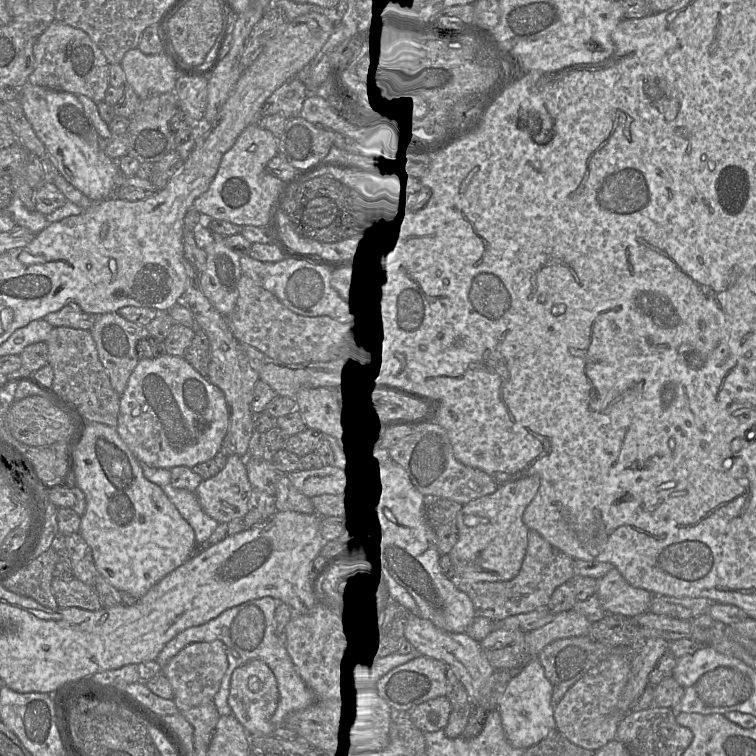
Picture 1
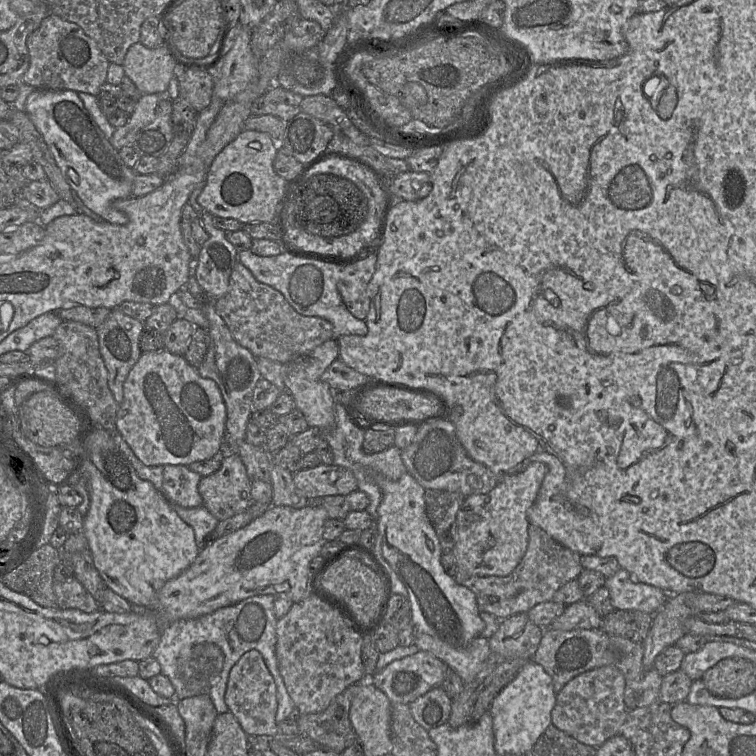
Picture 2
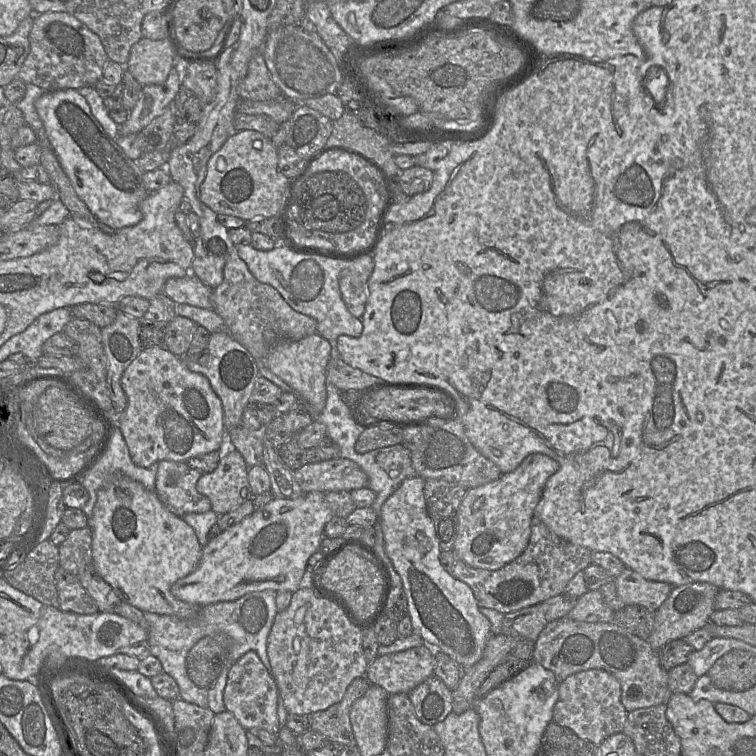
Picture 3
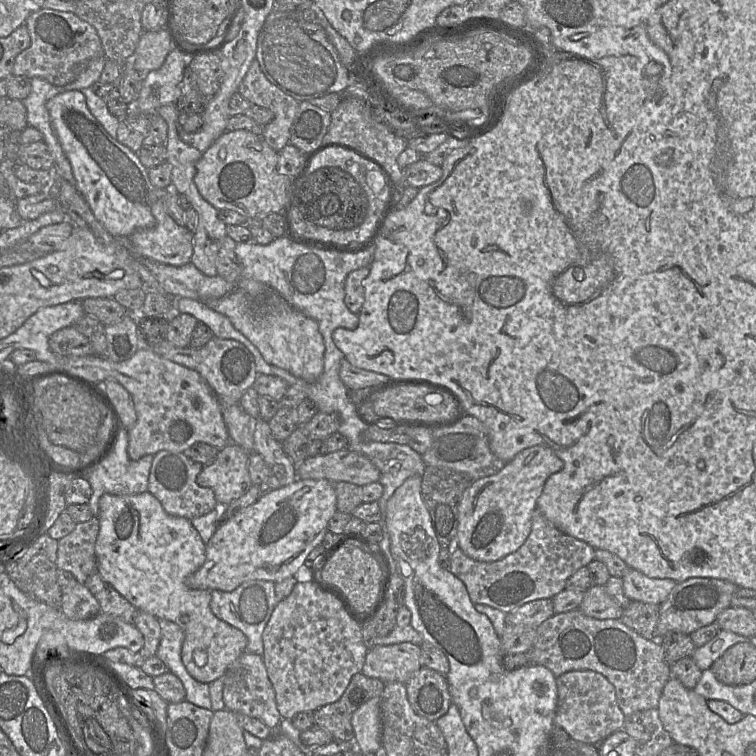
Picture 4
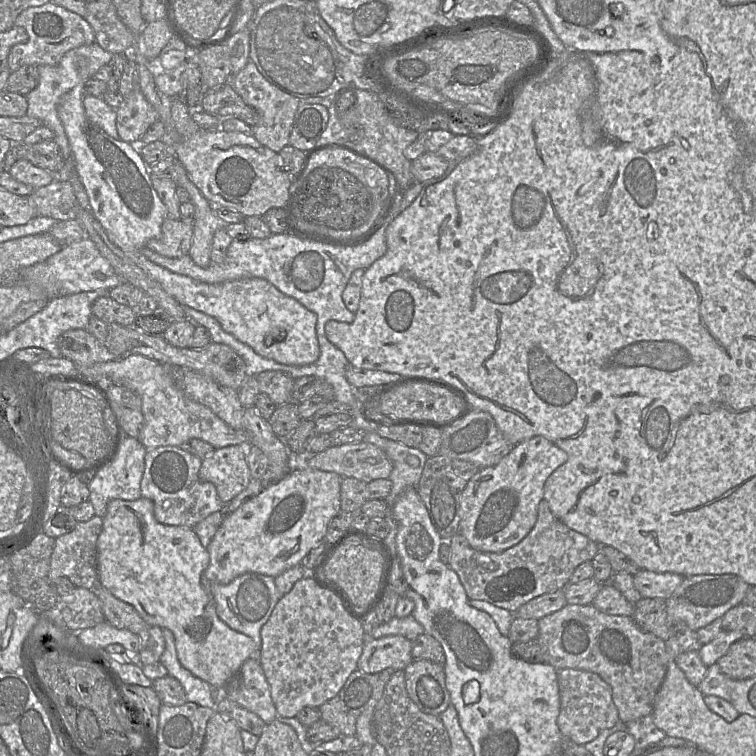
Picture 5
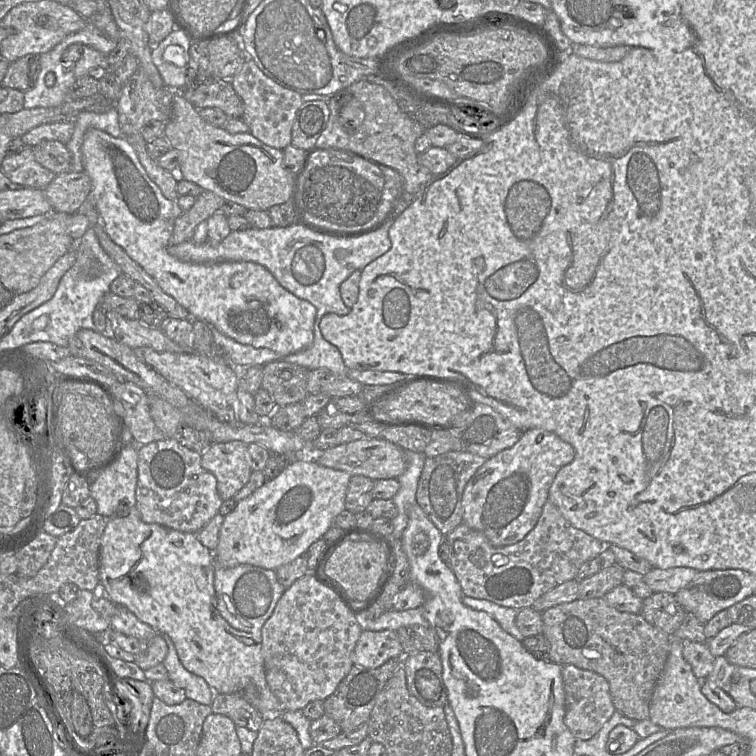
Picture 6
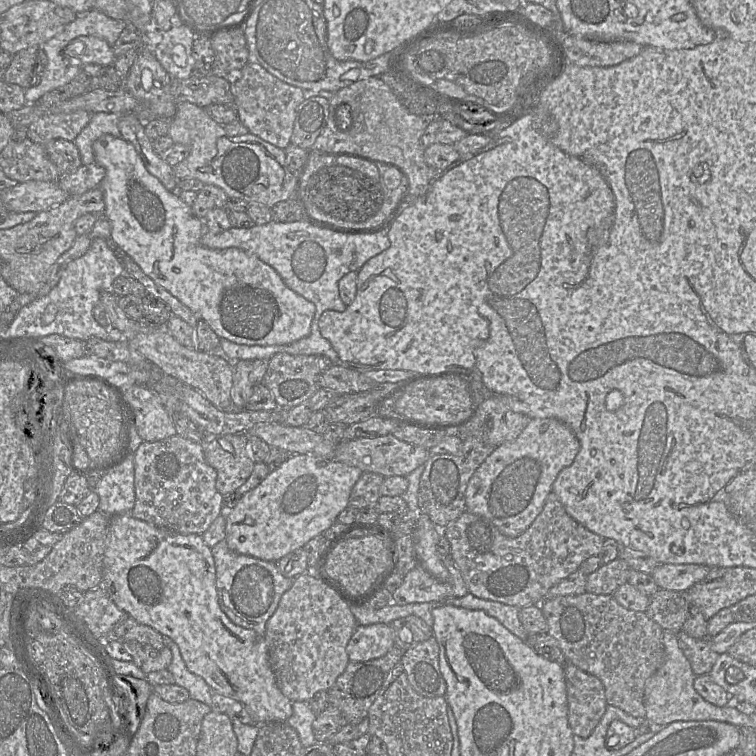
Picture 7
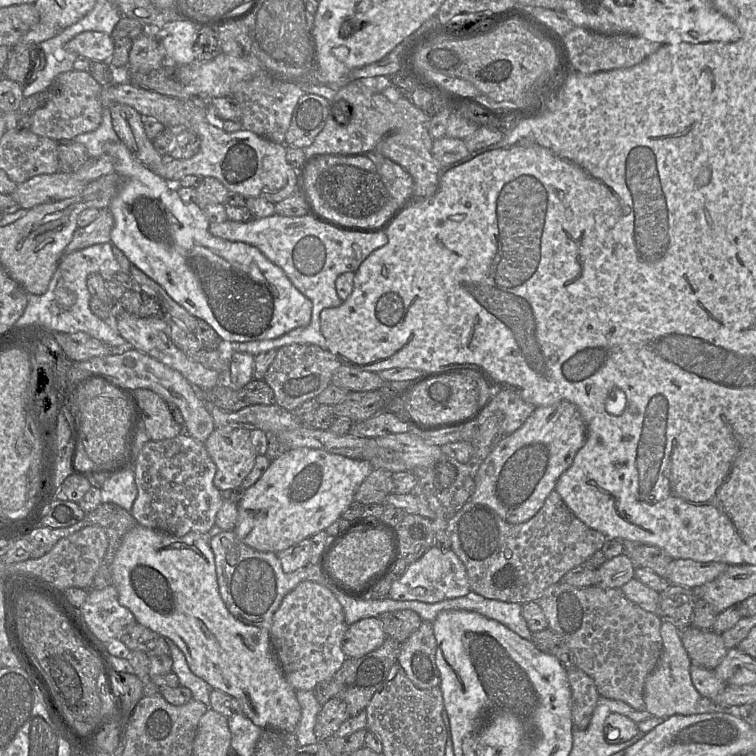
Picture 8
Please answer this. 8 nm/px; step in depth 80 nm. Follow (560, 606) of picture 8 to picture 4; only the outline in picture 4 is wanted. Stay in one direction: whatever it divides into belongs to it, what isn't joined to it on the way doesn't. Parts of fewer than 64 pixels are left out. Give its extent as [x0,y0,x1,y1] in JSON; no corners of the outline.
[533,609,671,717]

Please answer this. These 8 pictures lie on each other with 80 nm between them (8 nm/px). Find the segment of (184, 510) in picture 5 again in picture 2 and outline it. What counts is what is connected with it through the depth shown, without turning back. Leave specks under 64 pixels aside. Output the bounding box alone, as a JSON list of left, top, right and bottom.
[162,465,203,508]

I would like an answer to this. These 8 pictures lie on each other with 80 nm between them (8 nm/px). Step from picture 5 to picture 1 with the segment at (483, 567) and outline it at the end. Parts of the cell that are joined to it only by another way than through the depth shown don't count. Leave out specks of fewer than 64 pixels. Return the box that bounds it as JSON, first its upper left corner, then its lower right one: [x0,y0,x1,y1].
[451,530,574,621]

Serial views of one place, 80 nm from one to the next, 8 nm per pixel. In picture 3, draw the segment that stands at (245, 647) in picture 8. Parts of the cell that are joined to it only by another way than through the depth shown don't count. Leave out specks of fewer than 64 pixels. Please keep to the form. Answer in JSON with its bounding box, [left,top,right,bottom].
[88,472,229,688]

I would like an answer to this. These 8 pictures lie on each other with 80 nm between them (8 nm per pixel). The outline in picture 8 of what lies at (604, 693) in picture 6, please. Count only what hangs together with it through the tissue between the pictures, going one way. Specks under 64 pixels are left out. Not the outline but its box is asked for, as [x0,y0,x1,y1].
[568,668,600,730]

